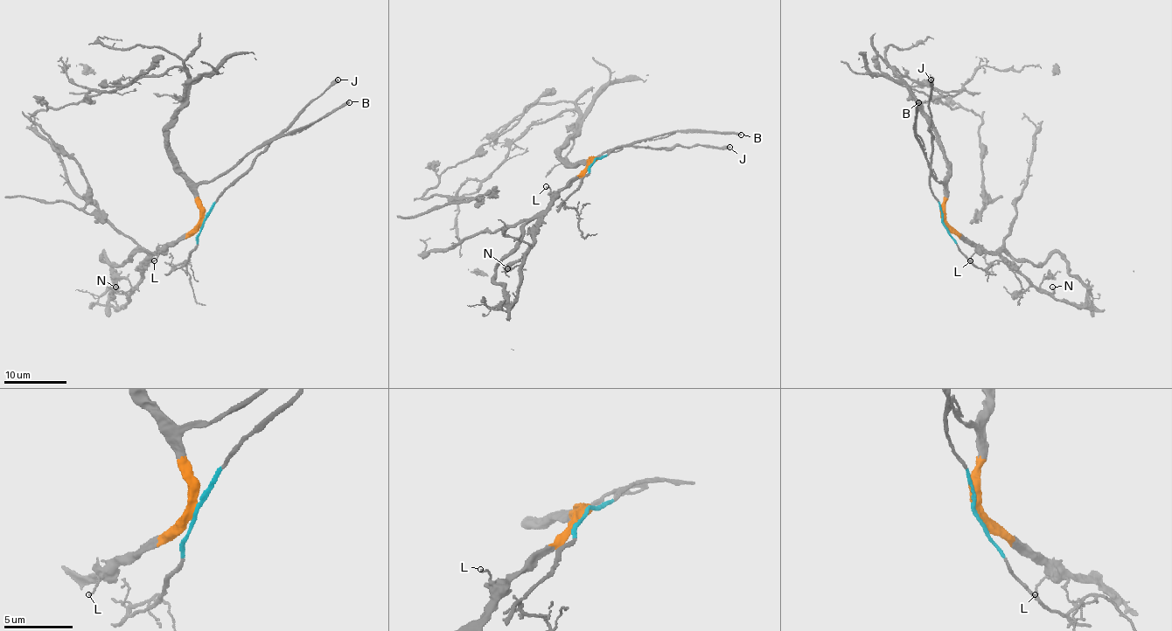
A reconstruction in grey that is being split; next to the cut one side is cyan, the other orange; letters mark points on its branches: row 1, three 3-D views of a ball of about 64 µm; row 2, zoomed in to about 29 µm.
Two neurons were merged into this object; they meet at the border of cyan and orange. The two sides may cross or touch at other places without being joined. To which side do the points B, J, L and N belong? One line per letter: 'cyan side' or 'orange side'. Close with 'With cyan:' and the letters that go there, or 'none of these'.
B: orange side
J: cyan side
L: orange side
N: orange side
With cyan: J

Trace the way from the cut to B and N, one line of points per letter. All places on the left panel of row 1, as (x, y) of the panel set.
B: (201, 222), (201, 202), (197, 190), (200, 184), (231, 170), (252, 152), (278, 137), (307, 128), (349, 101)
N: (201, 222), (181, 235), (167, 249), (156, 253), (143, 277), (128, 293), (120, 293), (115, 287)

